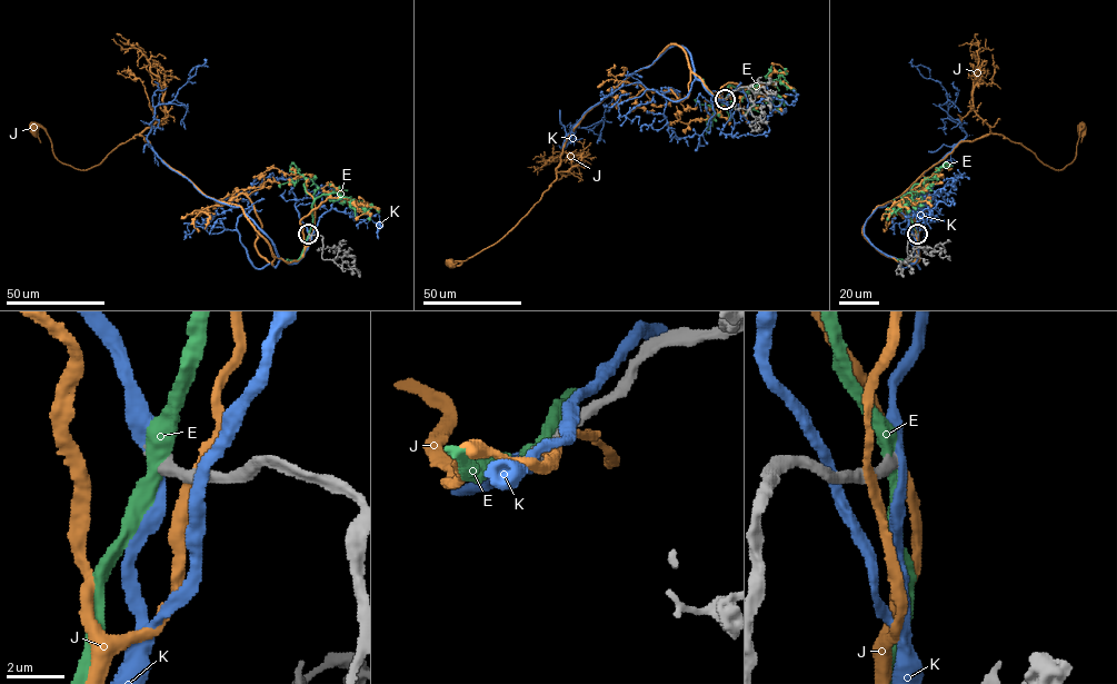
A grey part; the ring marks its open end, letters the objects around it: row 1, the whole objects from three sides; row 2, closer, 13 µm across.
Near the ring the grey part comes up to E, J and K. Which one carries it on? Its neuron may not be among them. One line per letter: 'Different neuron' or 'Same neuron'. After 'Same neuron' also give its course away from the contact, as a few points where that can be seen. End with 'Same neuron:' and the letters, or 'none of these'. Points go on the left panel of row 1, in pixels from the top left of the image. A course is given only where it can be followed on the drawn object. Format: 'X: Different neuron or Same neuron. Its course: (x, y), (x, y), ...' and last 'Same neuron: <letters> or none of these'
E: Different neuron
J: Different neuron
K: Different neuron
Same neuron: none of these

